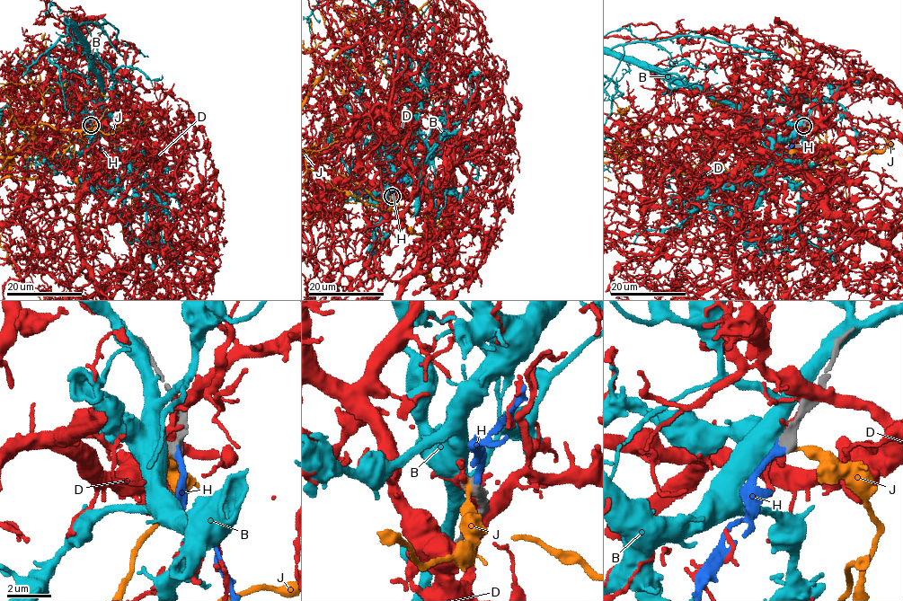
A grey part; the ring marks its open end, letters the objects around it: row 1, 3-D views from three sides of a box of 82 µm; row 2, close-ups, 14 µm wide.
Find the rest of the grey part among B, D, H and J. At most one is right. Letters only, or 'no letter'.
H

